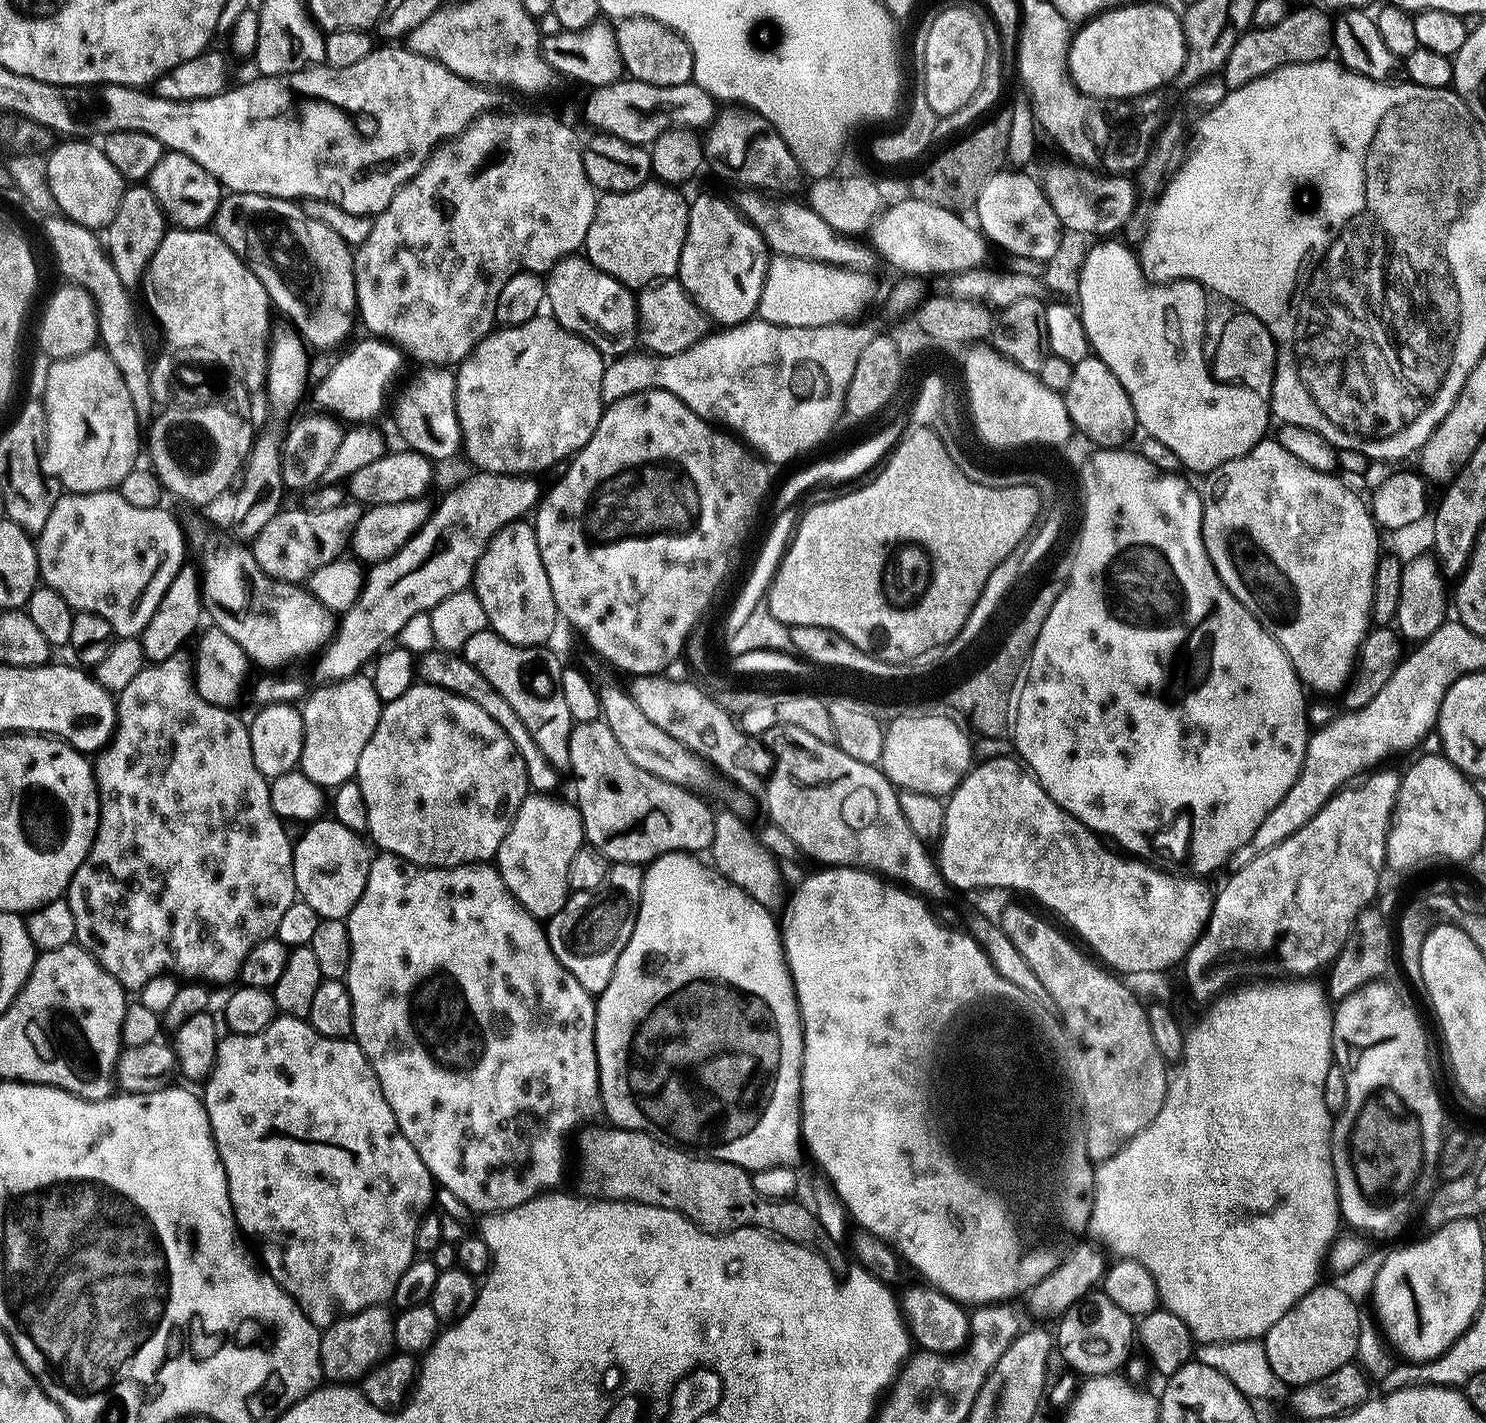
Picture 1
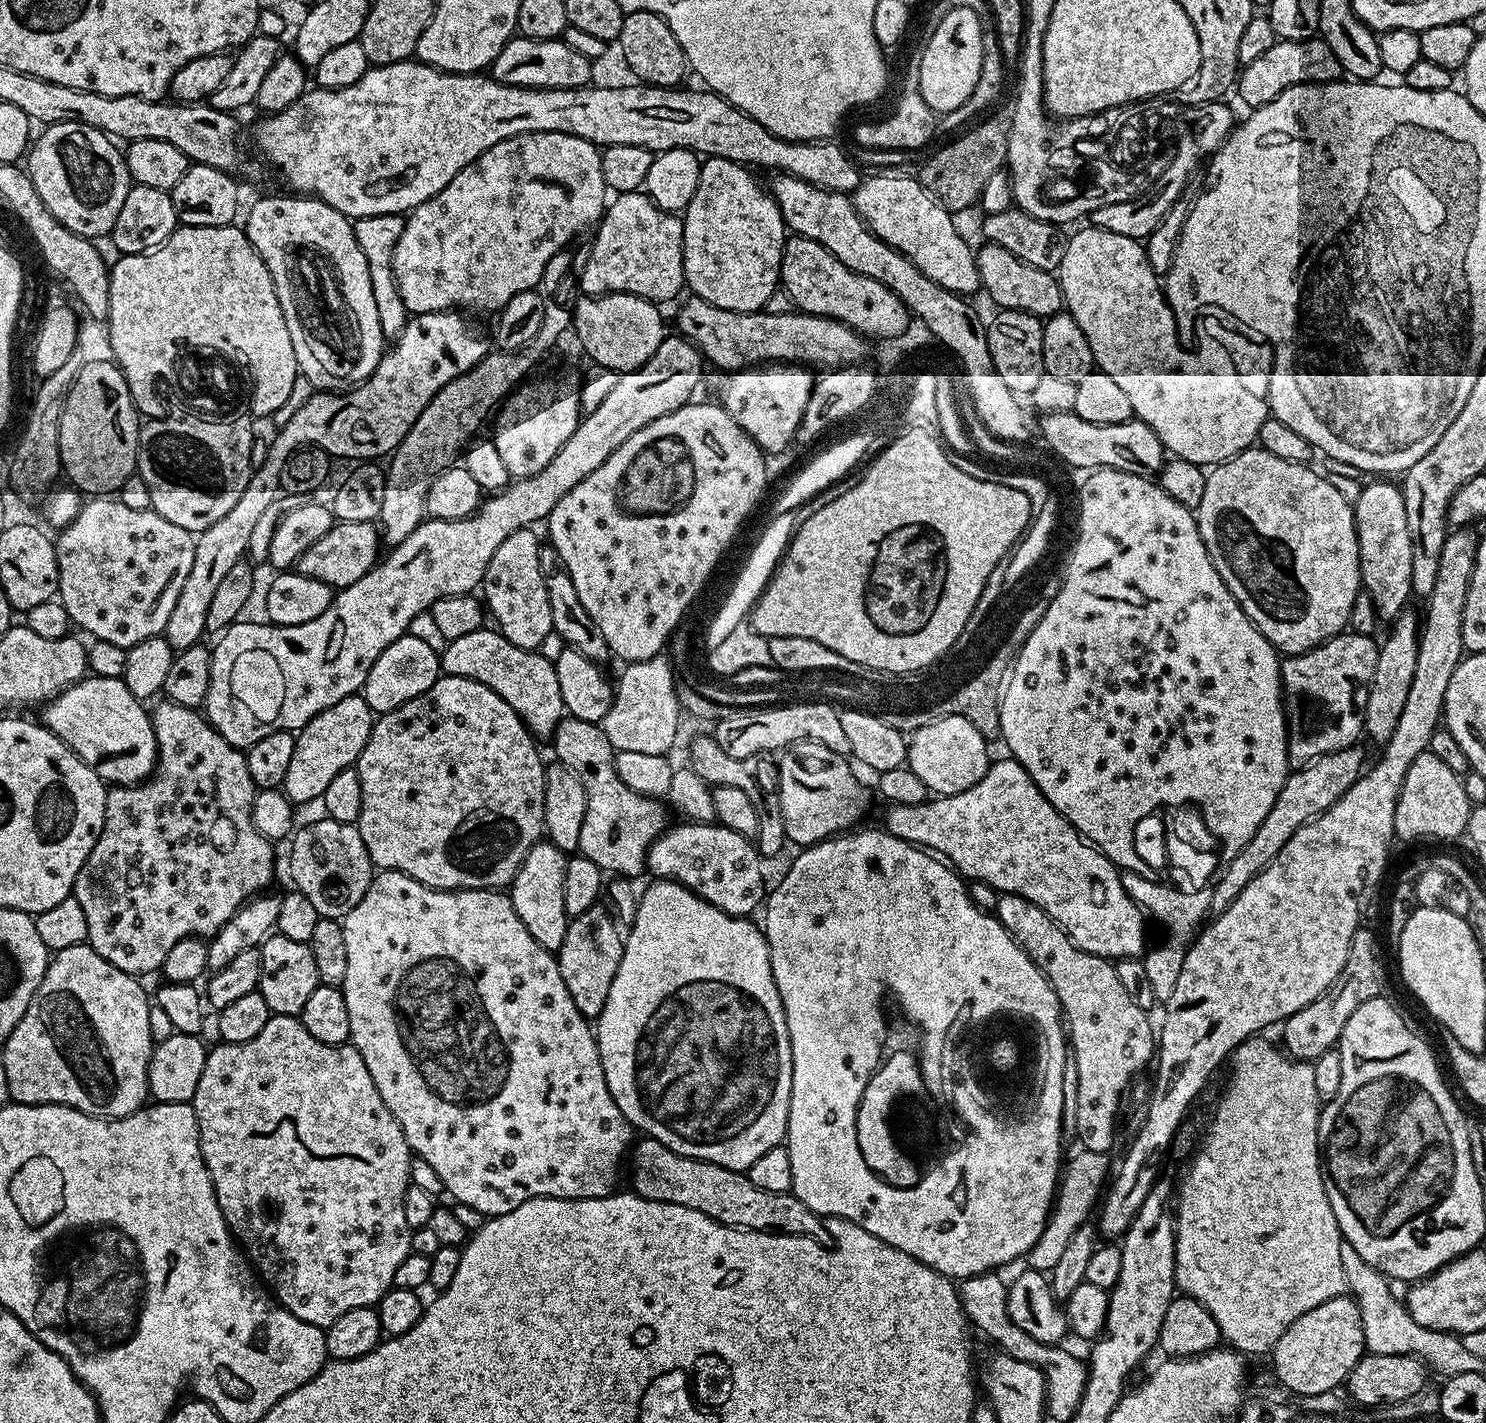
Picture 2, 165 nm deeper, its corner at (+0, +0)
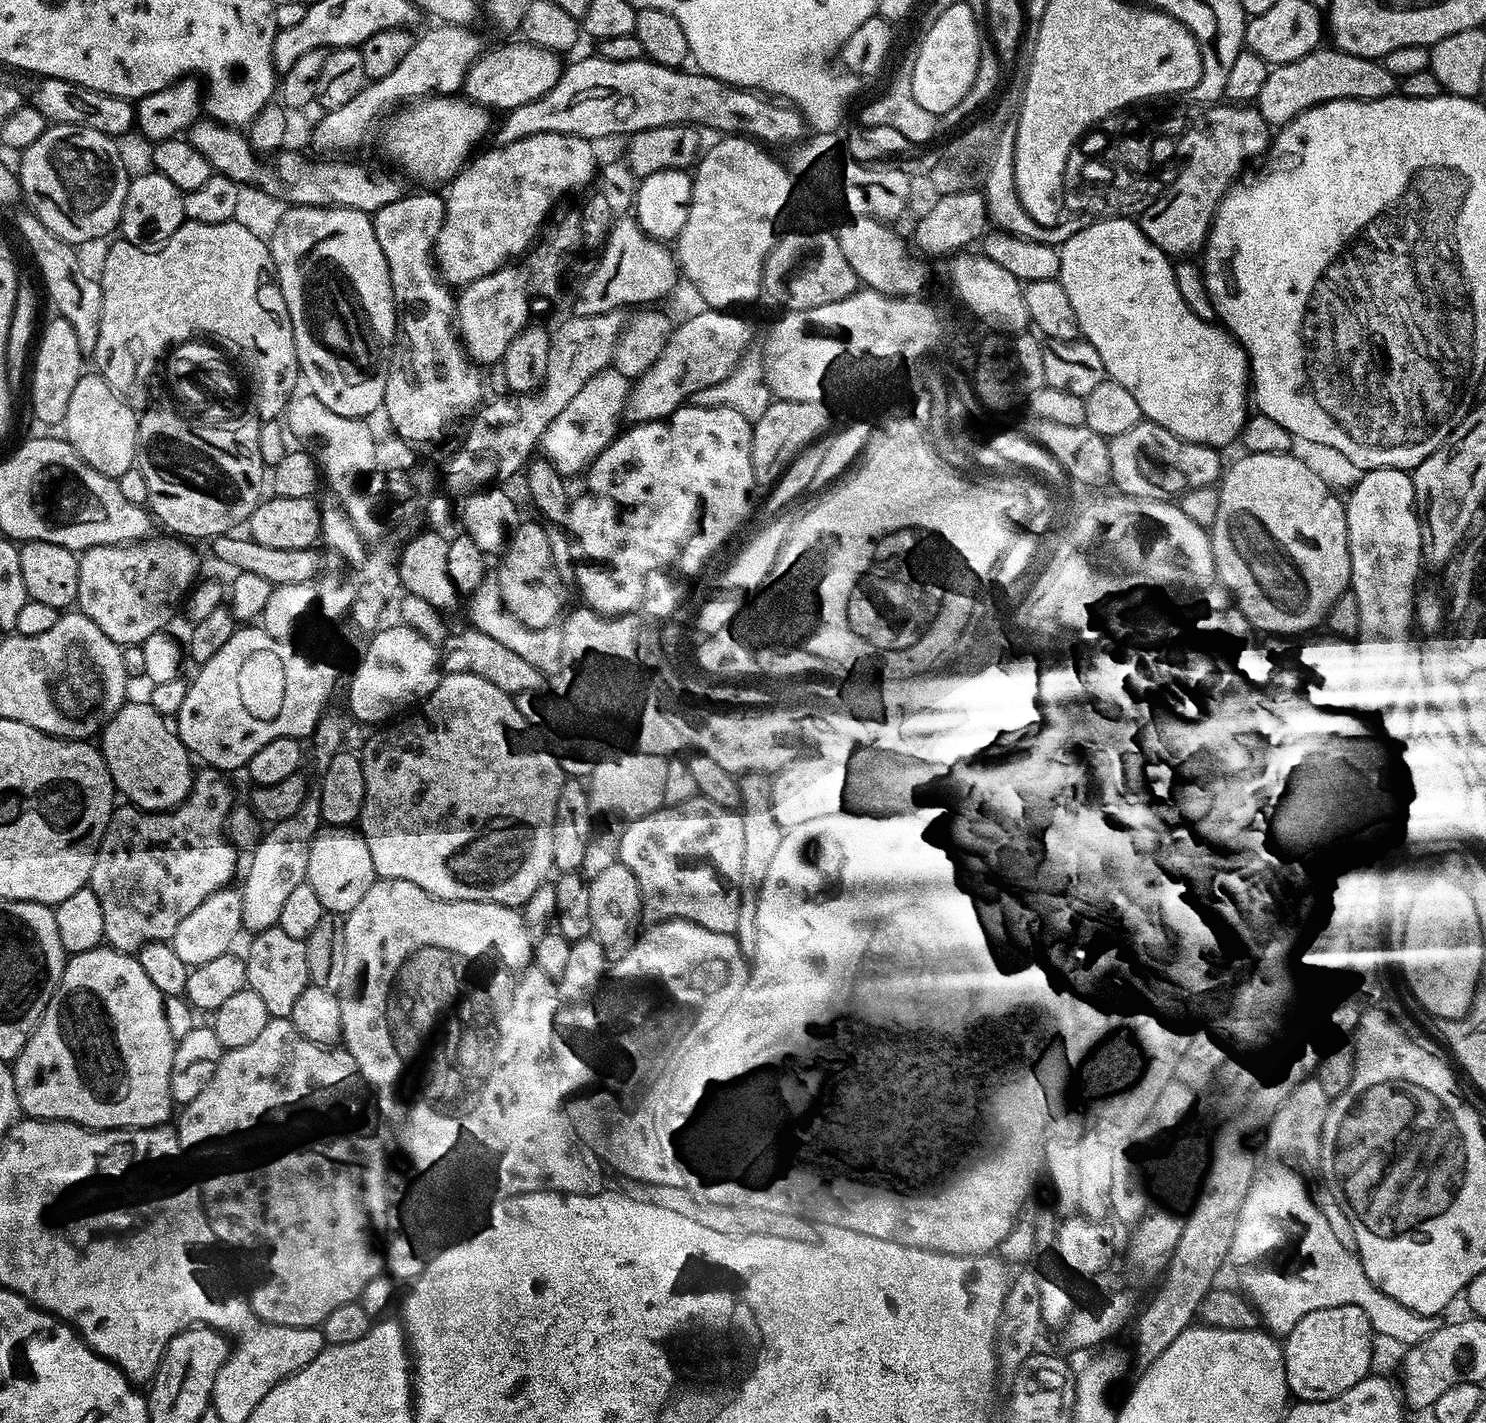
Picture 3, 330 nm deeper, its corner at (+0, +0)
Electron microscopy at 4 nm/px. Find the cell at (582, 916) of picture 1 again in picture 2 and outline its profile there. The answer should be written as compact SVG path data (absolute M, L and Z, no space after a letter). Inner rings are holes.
M598 902L590 910L571 917L558 953L562 982L566 982L566 990L570 990L574 1006L578 1006L586 1018L599 1018L602 1014L624 953L625 937L616 929L613 913L605 908Z

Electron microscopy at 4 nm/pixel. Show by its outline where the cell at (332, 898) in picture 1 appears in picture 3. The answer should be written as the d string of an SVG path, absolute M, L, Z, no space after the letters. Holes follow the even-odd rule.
M325 827L316 833L308 855L308 878L306 883L314 886L314 894L318 894L318 902L322 902L325 912L347 914L362 902L362 894L370 890L378 877L374 870L374 862L370 862L370 849L364 837L351 827Z

